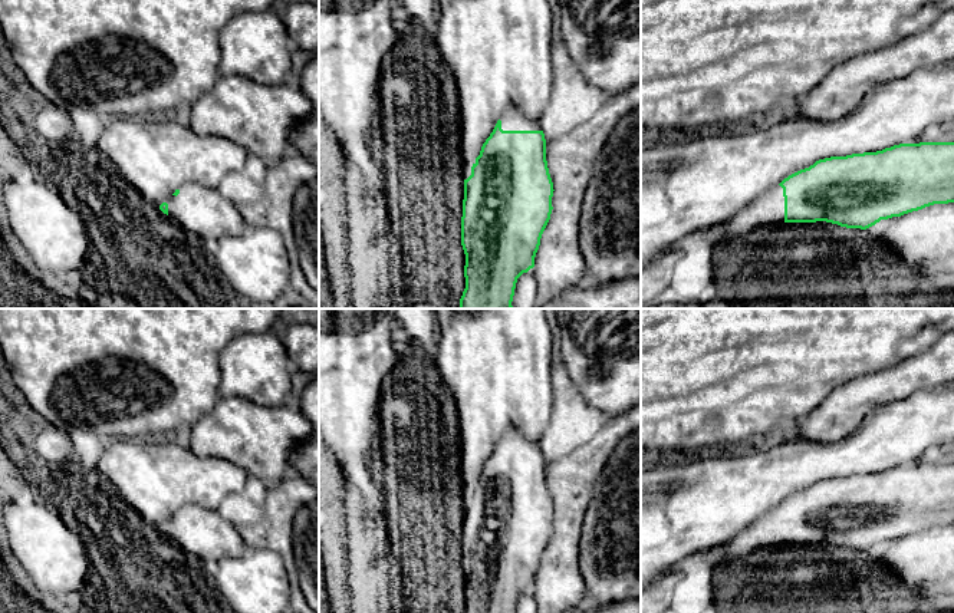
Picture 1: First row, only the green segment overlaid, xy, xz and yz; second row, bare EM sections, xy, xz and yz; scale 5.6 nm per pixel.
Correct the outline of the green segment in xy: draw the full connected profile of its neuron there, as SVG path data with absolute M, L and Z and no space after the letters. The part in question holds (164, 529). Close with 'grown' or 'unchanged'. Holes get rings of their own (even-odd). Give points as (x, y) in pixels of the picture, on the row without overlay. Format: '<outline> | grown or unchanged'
M194 504L182 505L159 531L200 561L237 558L246 553L246 543L231 523Z | grown

